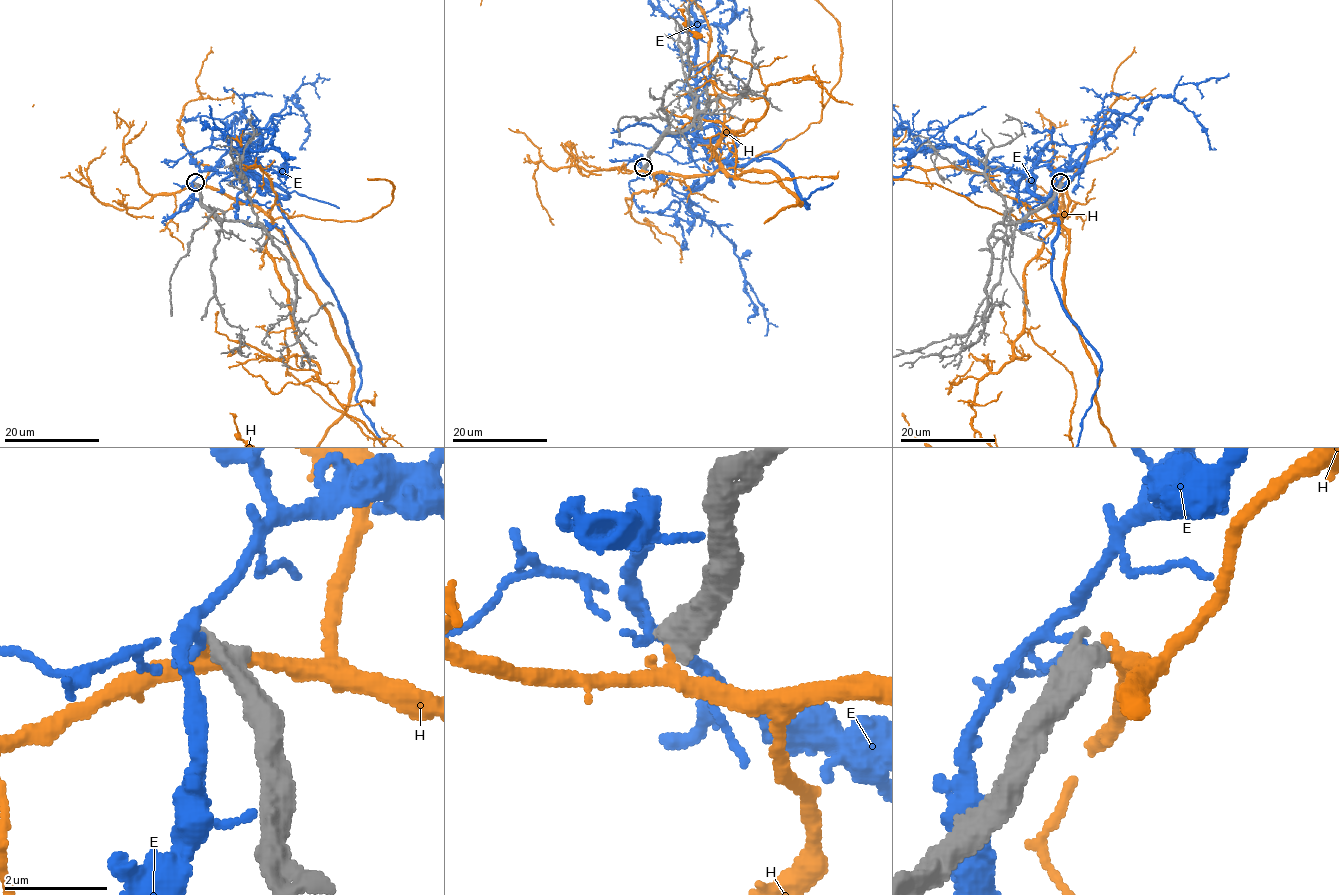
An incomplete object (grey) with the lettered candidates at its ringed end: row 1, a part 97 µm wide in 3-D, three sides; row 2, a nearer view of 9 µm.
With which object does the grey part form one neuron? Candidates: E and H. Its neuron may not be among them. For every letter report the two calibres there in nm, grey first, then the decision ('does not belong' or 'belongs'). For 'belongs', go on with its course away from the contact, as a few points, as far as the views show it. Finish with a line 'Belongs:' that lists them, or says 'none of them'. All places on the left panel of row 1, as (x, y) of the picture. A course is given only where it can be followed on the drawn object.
E: 440 nm thick on the grey side, 140 nm on the other; does not belong
H: 480 nm thick on the grey side, 280 nm on the other; does not belong
Belongs: none of them

